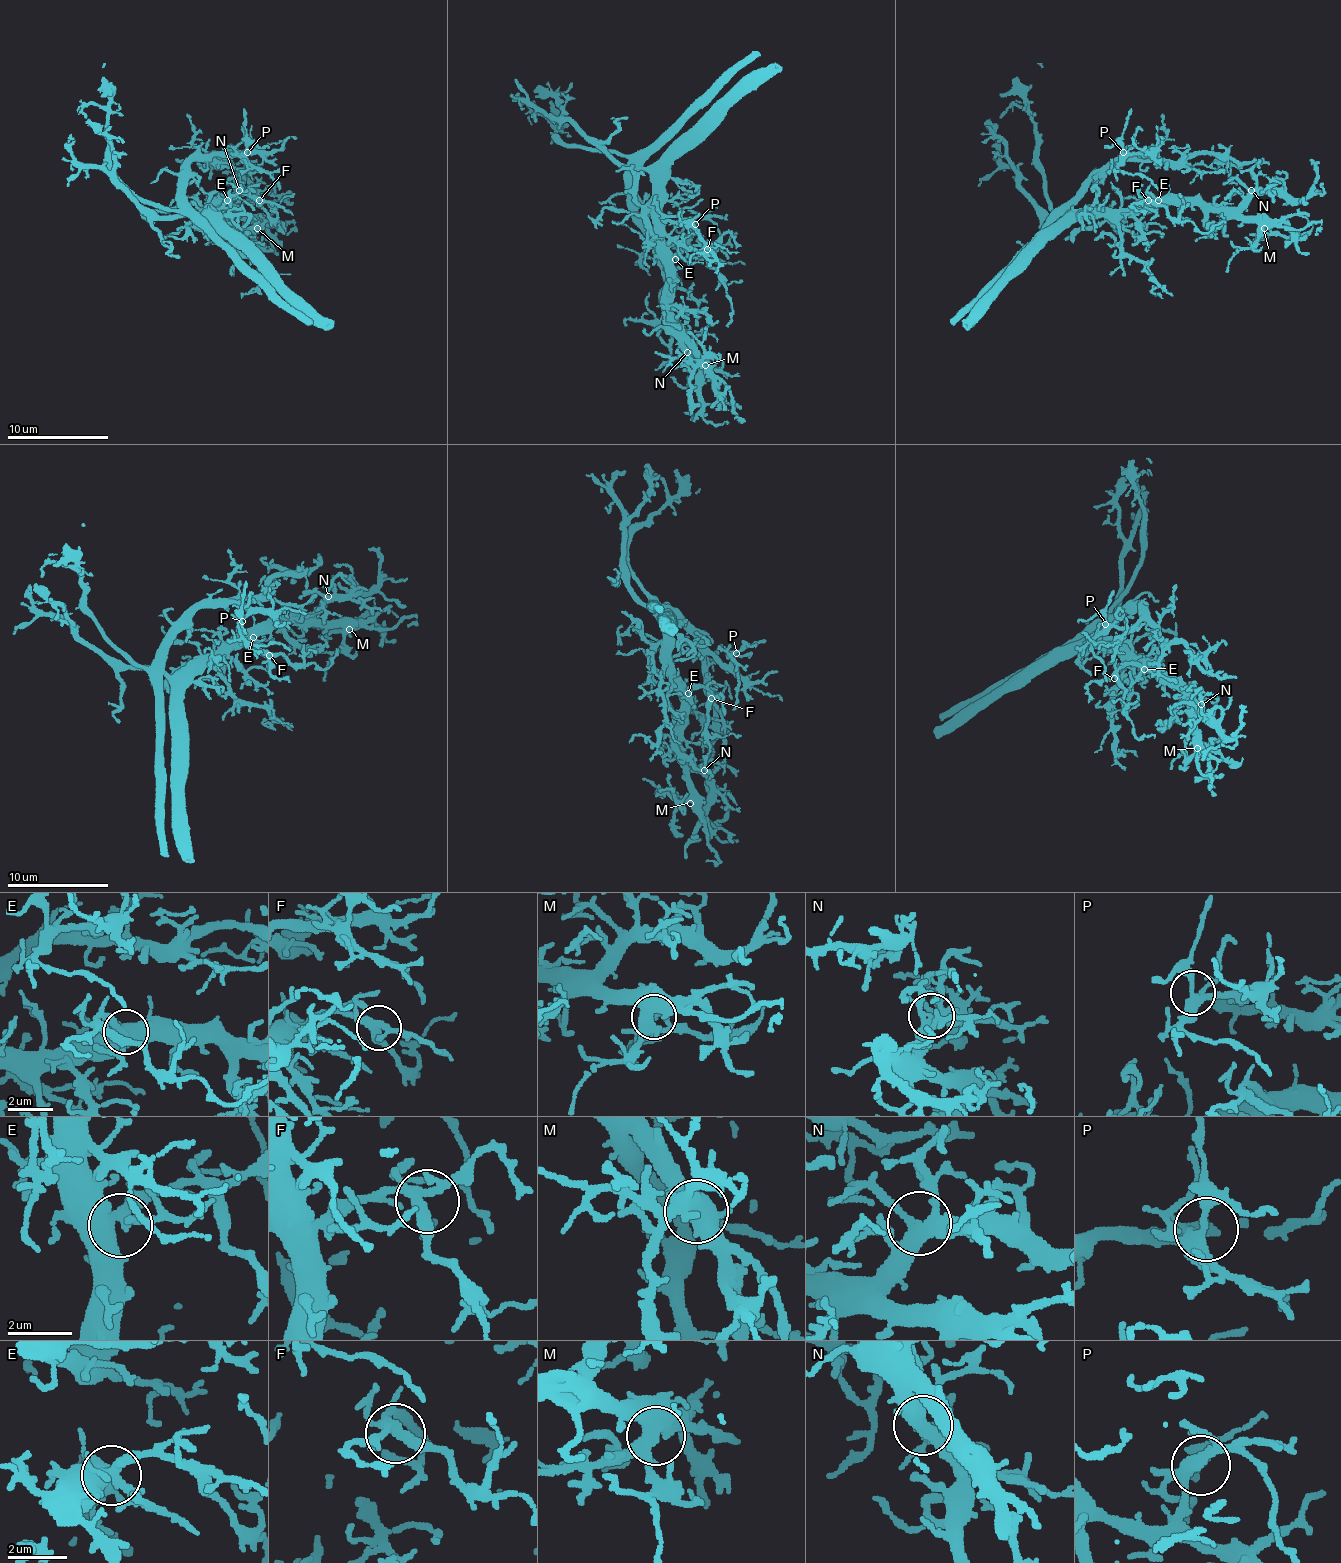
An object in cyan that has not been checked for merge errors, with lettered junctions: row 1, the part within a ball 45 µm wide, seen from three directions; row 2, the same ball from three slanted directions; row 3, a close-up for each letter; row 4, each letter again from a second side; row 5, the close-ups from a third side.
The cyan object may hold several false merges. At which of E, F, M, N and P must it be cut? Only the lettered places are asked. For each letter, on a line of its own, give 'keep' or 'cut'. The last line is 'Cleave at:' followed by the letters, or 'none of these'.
E: keep
F: keep
M: keep
N: keep
P: keep
Cleave at: none of these

